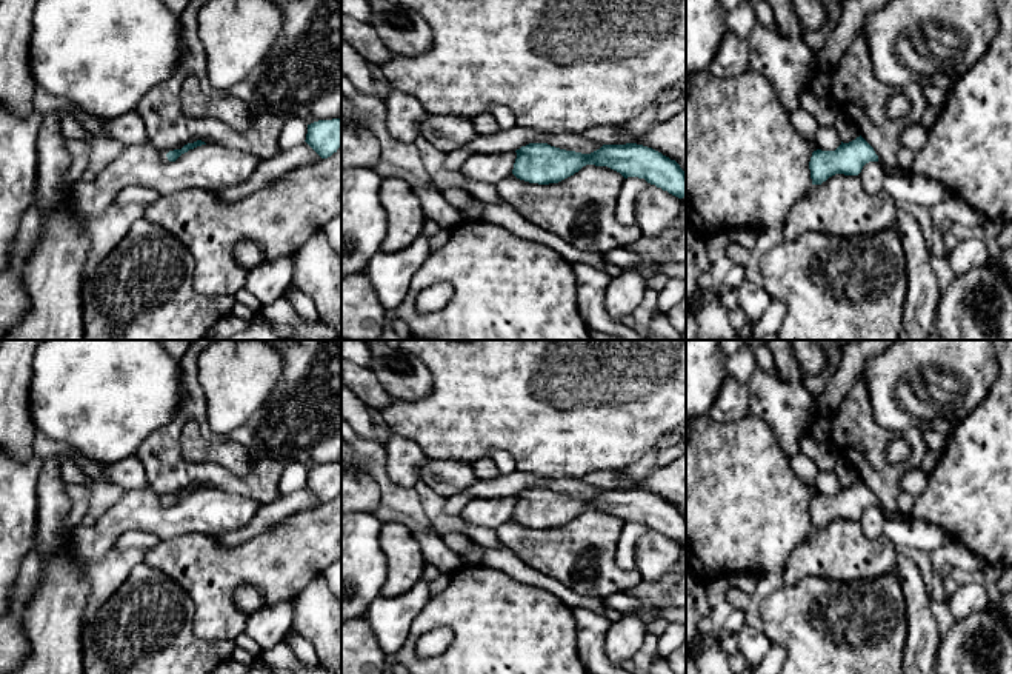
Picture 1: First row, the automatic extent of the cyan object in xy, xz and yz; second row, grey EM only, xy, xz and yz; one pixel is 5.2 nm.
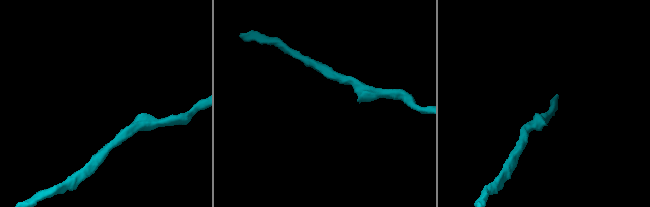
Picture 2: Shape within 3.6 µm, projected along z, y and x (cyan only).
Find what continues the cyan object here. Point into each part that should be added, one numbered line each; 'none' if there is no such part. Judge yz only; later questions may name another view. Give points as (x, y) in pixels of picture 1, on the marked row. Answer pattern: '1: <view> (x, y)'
1: yz (889, 171)

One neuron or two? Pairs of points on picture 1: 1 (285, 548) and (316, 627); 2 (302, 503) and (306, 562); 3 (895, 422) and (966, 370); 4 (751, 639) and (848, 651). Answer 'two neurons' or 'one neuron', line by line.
1: two neurons
2: two neurons
3: one neuron
4: two neurons

